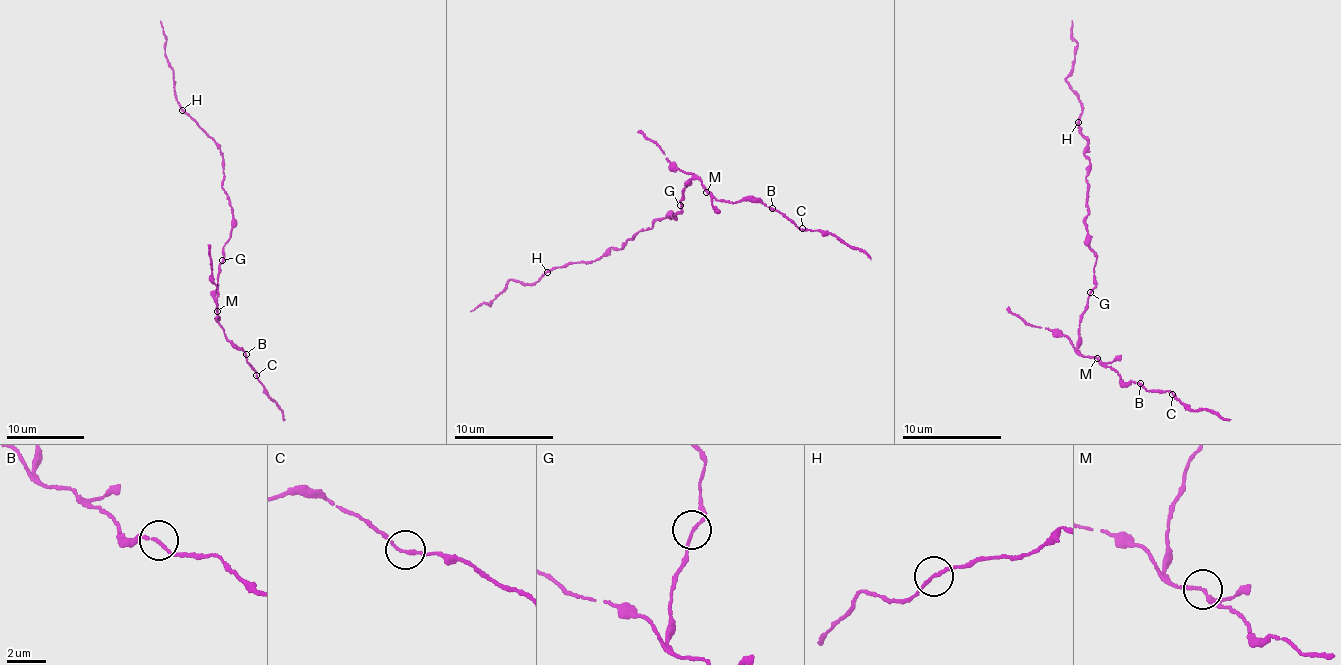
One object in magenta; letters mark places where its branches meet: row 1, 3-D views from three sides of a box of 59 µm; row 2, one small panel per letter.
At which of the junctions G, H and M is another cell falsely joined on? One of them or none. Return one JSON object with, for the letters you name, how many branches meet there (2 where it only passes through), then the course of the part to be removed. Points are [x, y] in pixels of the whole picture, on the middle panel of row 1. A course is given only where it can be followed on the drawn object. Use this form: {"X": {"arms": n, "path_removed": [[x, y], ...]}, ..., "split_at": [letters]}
{"split_at": []}

